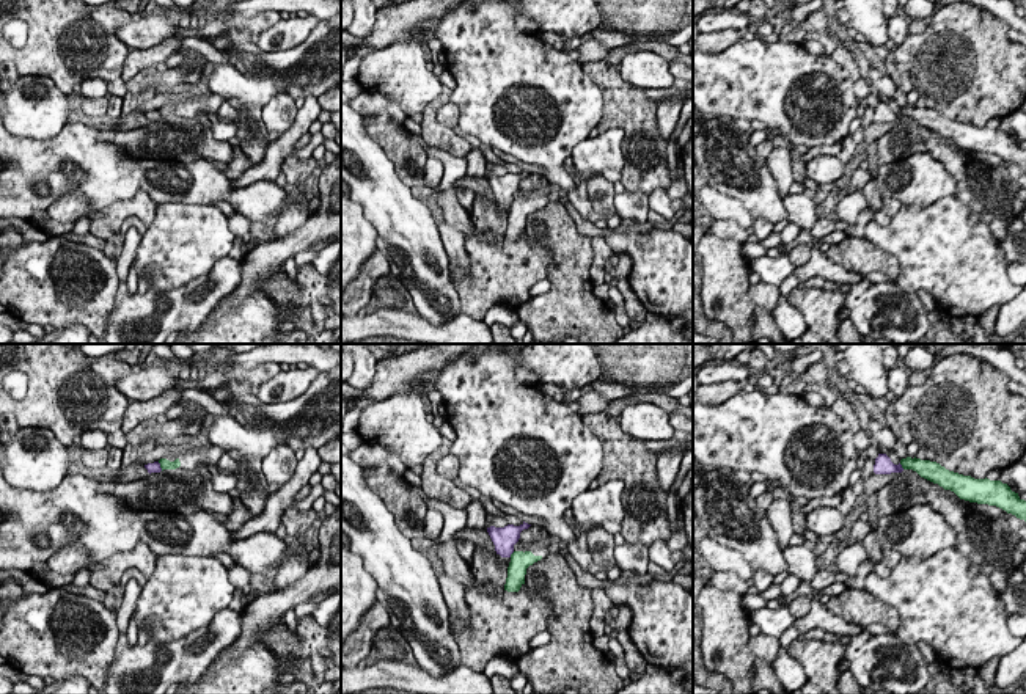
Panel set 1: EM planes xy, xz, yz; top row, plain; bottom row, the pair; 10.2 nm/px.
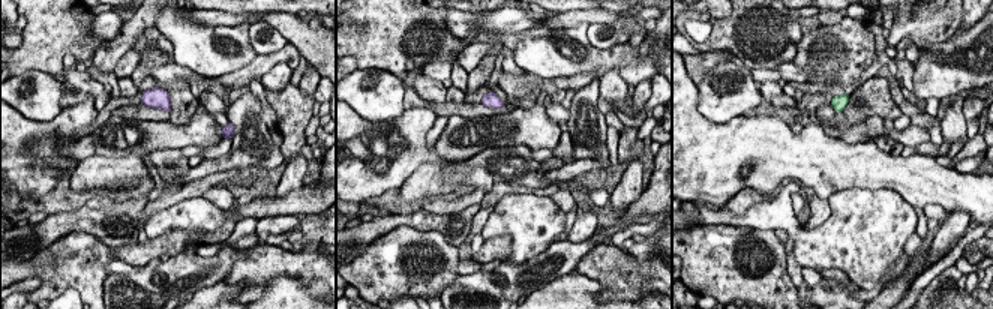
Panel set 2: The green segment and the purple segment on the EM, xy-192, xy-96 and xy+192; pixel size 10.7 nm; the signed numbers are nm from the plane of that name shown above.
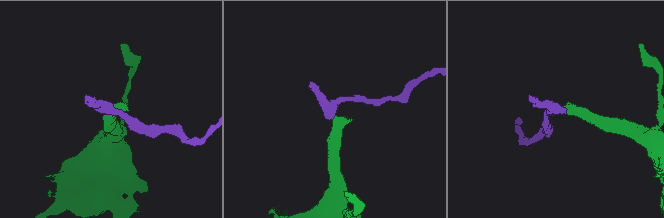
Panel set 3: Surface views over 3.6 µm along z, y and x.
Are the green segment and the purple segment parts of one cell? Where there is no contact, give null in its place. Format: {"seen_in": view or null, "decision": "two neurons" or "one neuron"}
{"seen_in": "xz", "decision": "two neurons"}

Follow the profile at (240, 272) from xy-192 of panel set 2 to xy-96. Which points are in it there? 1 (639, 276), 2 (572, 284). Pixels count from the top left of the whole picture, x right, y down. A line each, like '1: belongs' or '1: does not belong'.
1: belongs
2: does not belong

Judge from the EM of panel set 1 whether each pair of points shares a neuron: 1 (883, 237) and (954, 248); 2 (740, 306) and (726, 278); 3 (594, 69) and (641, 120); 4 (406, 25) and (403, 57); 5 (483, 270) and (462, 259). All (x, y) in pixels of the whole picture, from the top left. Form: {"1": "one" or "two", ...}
{"1": "one", "2": "one", "3": "one", "4": "two", "5": "two"}

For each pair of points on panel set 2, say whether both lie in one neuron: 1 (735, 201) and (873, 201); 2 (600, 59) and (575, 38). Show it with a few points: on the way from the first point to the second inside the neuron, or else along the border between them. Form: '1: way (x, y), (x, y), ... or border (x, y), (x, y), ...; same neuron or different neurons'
1: border (771, 200), (755, 203), (741, 215), (726, 210); different neurons
2: way (594, 57), (581, 44); same neuron

